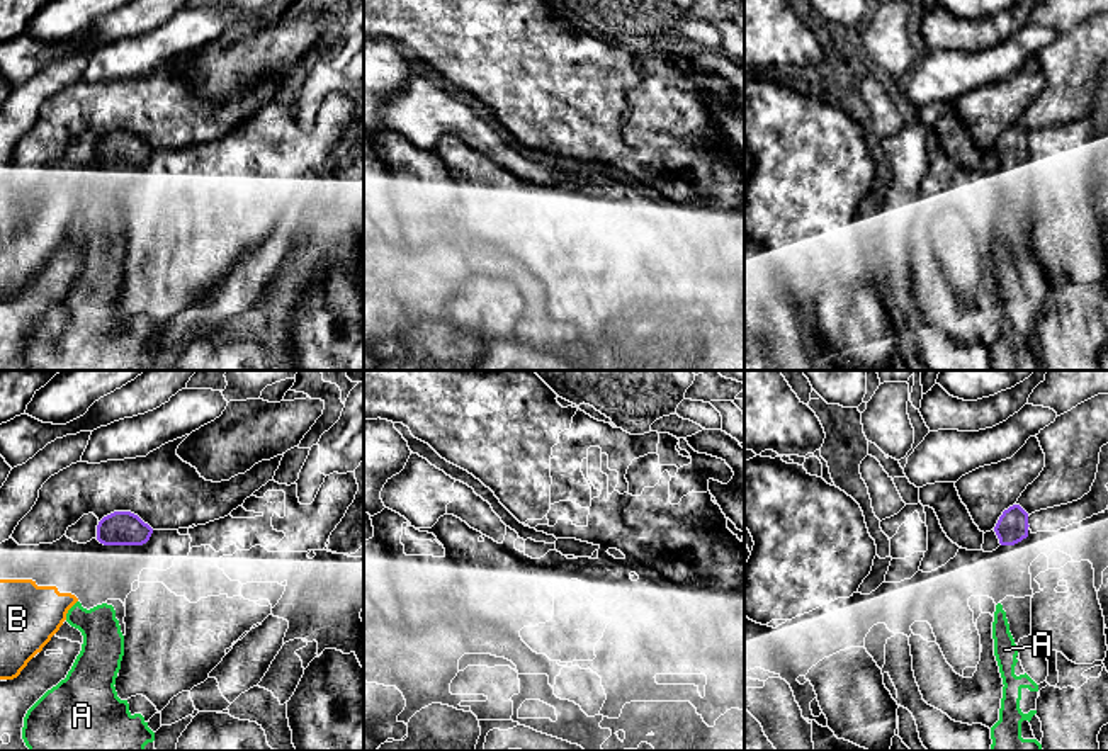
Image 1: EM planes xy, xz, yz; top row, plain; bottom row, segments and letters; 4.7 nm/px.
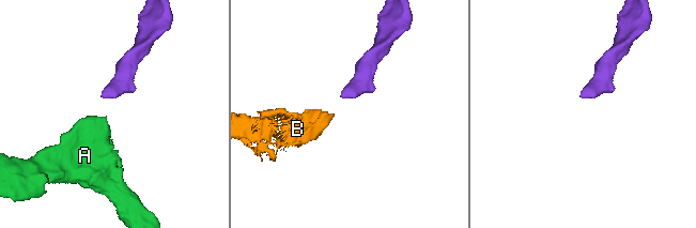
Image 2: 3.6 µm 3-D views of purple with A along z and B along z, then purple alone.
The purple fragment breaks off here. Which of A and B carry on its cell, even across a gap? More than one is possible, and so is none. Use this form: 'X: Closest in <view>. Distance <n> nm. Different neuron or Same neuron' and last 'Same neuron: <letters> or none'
A: Closest in xy. Distance 280 nm. Same neuron
B: Closest in xy. Distance 280 nm. Different neuron
Same neuron: A

